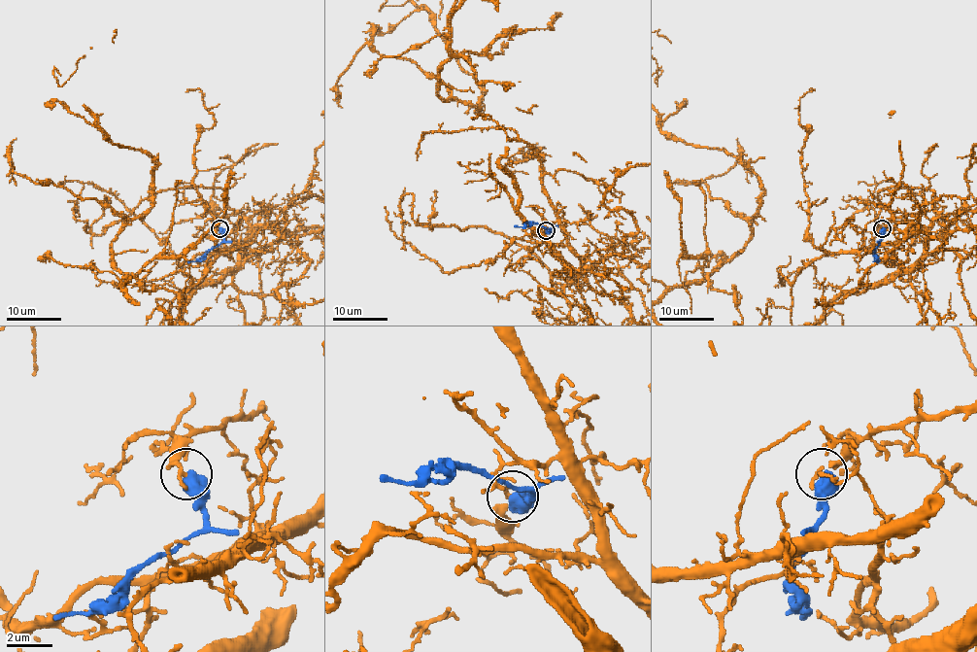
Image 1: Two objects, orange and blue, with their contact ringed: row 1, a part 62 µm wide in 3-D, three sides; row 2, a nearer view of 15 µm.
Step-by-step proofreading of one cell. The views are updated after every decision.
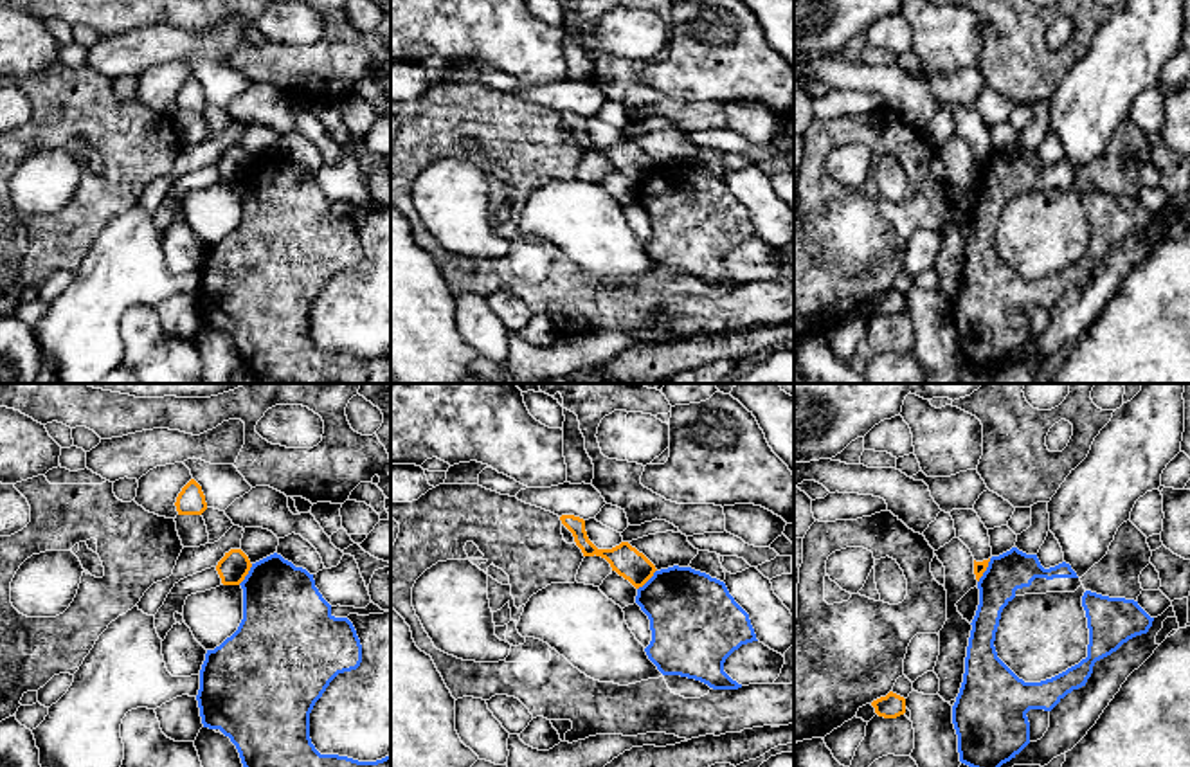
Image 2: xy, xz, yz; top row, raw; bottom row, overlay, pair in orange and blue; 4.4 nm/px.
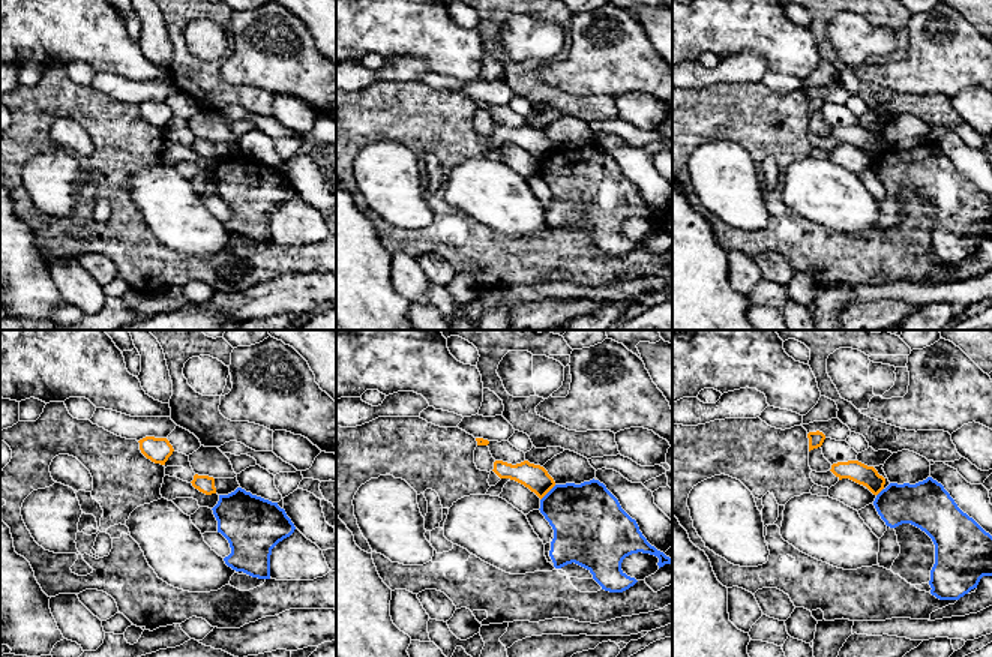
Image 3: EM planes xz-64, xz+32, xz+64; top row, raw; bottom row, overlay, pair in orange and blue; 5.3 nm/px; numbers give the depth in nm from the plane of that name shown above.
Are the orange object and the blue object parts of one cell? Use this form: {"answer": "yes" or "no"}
{"answer": "no"}

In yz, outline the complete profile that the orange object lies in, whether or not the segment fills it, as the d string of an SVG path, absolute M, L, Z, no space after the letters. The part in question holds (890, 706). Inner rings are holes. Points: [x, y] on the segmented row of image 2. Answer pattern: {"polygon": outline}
{"polygon": "M893 691L873 700L871 706L875 708L875 713L884 718L897 718L906 713L906 699Z"}

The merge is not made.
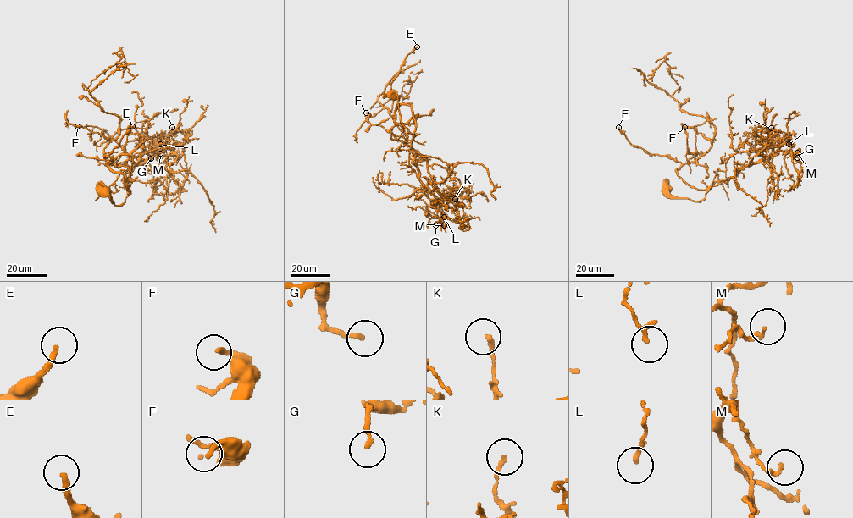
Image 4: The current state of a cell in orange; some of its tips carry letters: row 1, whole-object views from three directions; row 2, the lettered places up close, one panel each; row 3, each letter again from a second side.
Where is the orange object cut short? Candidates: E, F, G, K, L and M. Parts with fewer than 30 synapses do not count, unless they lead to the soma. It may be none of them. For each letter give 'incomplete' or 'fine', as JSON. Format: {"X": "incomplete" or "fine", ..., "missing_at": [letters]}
{"E": "incomplete", "F": "fine", "G": "incomplete", "K": "fine", "L": "fine", "M": "fine", "missing_at": ["E", "G"]}

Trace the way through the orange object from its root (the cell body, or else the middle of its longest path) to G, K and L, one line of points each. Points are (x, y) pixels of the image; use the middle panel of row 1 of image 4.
G: (392, 95), (397, 97), (401, 123), (414, 136), (409, 166), (439, 201), (430, 206), (439, 219), (435, 225)
K: (392, 95), (397, 97), (401, 123), (414, 136), (412, 151), (426, 160), (428, 172), (440, 195), (455, 199)
L: (392, 95), (397, 97), (401, 123), (414, 136), (409, 149), (409, 166), (438, 200), (444, 217)

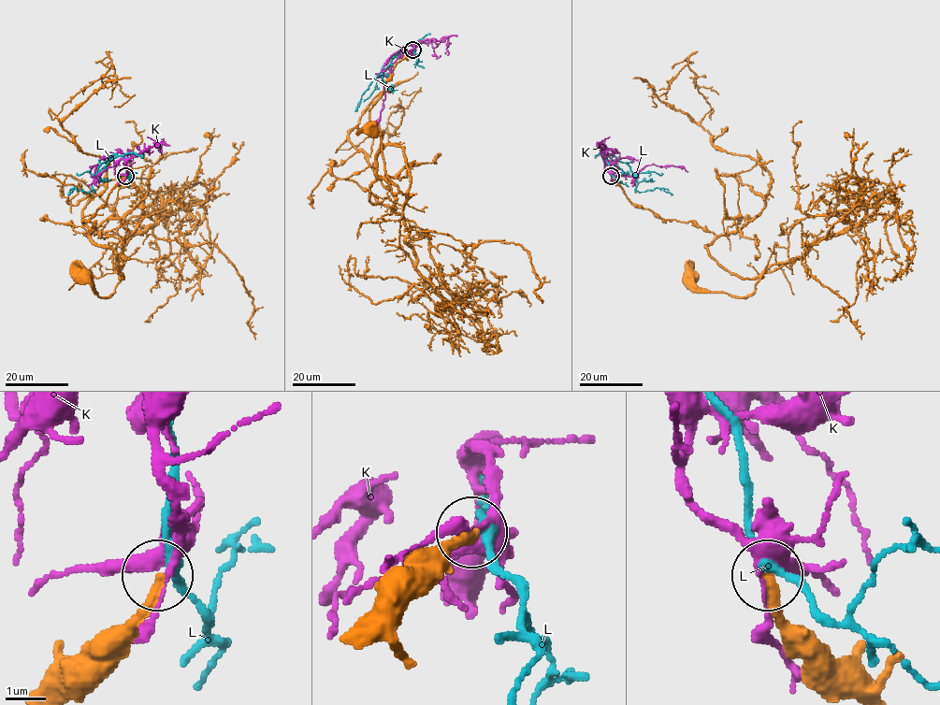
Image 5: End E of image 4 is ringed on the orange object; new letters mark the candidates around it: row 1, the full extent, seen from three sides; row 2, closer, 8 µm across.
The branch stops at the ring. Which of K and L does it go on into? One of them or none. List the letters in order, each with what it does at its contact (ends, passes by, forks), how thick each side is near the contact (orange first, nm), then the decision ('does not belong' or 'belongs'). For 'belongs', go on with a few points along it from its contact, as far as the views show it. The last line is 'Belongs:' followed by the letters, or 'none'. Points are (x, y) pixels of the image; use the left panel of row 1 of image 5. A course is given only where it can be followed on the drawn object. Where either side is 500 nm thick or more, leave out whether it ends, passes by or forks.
K: it passes by; calibres 320 and 170 nm; does not belong
L: it passes by; calibres 240 and 200 nm; does not belong
Belongs: none

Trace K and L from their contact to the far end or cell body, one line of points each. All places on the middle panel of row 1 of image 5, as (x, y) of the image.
K: (412, 50), (412, 43), (394, 52), (383, 69), (385, 98), (378, 126)
L: (412, 50), (410, 44), (393, 57), (361, 96), (354, 111)

